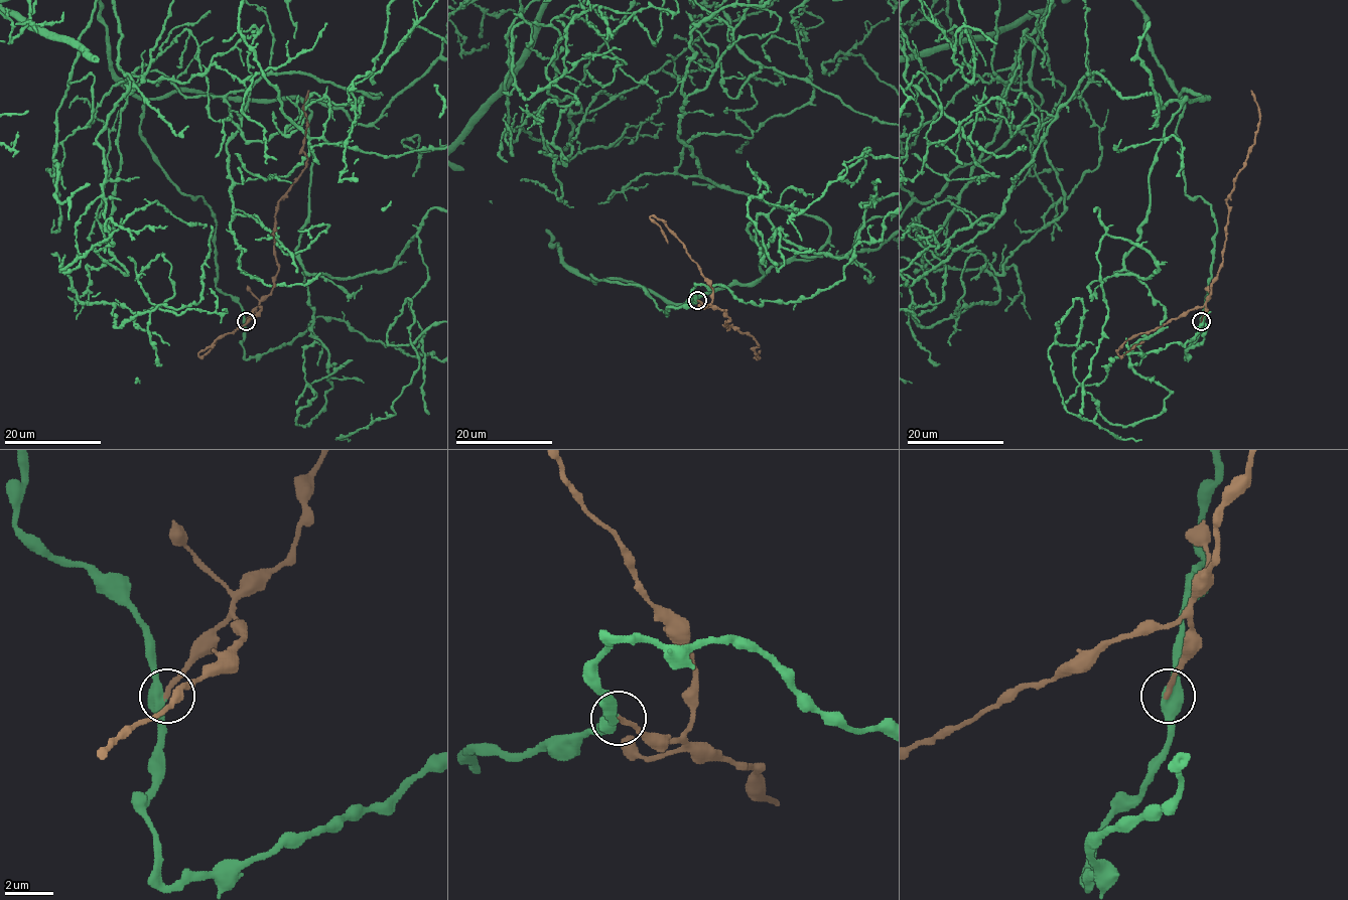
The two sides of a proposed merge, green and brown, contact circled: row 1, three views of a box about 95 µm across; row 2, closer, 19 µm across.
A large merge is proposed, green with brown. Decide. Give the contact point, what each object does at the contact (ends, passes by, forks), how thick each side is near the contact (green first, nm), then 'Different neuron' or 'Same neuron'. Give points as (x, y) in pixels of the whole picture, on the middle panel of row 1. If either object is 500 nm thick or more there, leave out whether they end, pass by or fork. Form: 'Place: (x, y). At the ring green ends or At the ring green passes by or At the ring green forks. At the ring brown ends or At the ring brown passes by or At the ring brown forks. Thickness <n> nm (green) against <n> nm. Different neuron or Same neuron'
Place: (697, 300). Thickness 500 nm (green) against 220 nm. Same neuron

